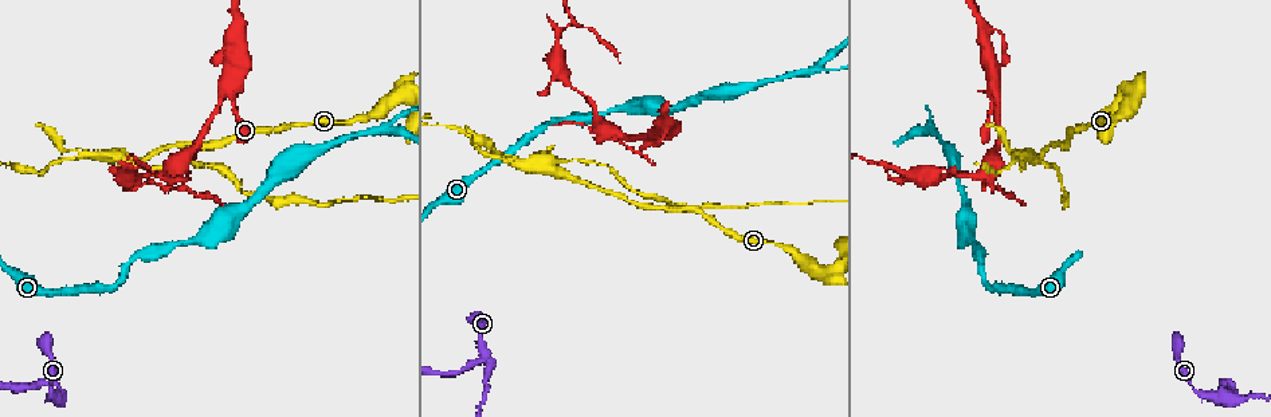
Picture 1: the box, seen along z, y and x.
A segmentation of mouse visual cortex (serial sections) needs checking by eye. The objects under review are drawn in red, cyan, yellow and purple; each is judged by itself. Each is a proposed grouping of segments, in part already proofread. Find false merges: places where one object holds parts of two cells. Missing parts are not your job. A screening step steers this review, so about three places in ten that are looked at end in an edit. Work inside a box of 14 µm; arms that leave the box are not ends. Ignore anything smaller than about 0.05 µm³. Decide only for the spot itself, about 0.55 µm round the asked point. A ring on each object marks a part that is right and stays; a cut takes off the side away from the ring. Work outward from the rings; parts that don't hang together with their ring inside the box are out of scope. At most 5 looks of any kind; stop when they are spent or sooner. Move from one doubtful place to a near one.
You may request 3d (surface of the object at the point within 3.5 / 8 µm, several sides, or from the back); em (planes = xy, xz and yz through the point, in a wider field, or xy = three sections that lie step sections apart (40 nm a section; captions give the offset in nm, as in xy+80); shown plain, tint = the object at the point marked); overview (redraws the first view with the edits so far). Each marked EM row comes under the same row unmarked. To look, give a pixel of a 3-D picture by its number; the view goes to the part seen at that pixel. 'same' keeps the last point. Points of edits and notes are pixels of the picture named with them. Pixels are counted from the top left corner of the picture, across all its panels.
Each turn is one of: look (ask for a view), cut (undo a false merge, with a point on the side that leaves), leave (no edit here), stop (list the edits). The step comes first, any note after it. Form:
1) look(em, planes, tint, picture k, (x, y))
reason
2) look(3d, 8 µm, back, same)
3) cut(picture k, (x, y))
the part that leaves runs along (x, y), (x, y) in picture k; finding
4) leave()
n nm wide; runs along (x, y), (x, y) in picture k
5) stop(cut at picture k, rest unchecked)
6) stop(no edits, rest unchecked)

look(3d, 3.5 µm, picture 1, (227, 93))

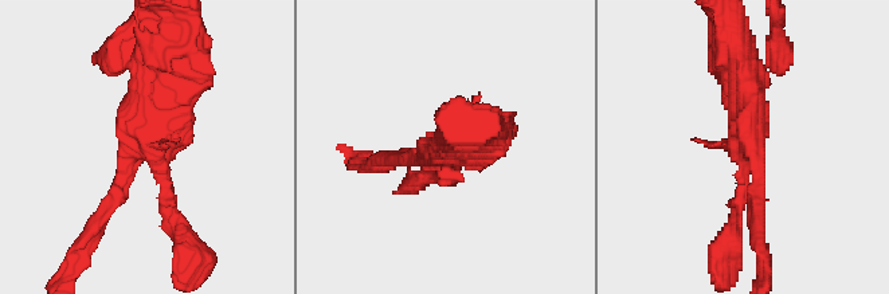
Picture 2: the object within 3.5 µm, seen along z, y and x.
look(em, xy, step 3, tint, picture 2, (745, 148))
shape alone is not enough

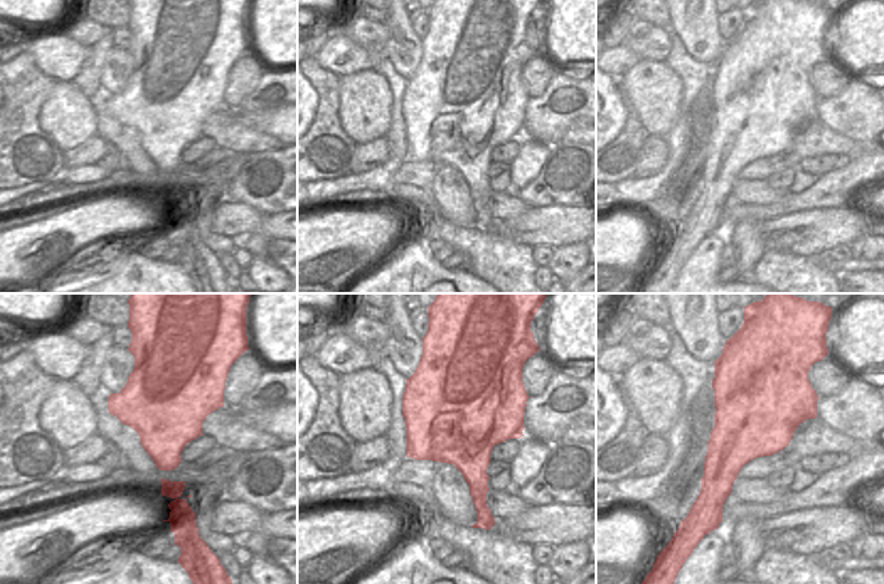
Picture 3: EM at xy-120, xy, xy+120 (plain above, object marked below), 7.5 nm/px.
leave()
runs along (481, 134), (431, 159), (403, 159) in picture 2; all the same cell

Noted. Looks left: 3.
look(3d, 8 µm, picture 1, (615, 131))
three arms meet

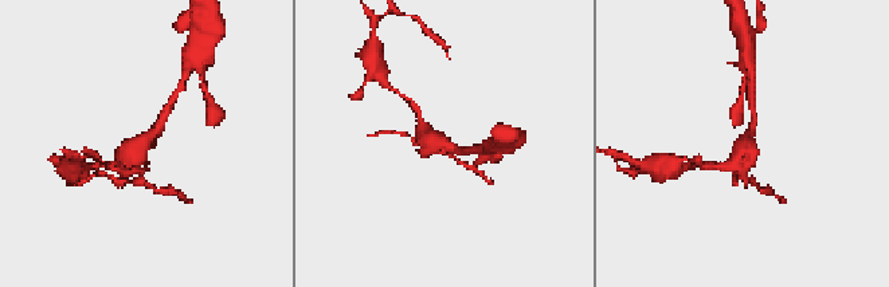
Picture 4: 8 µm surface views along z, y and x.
look(em, xy, step 5, tint, picture 4, (748, 139))

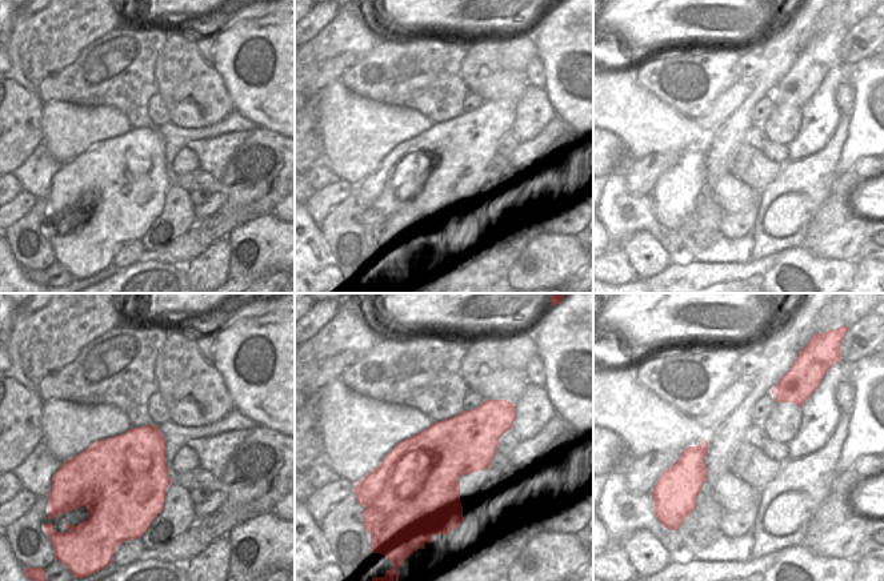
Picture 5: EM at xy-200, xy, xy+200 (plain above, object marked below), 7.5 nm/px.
cut(picture 4, (713, 165))
550 nm wide; the part that leaves runs along (745, 142), (737, 164), (711, 165) in picture 4; a second cell is stuck on

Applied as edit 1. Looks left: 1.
stop(cut at picture 4, rest unchecked)

